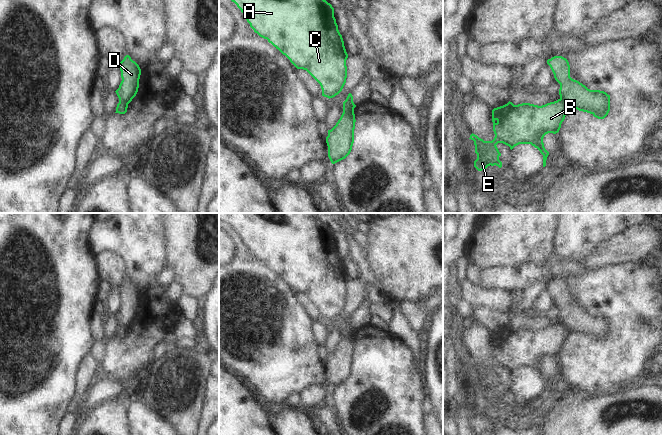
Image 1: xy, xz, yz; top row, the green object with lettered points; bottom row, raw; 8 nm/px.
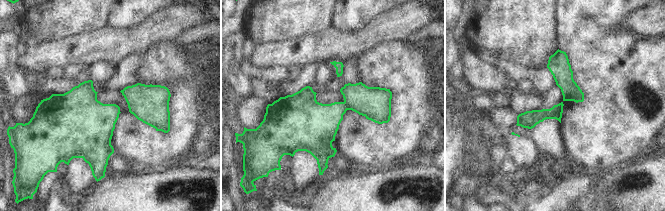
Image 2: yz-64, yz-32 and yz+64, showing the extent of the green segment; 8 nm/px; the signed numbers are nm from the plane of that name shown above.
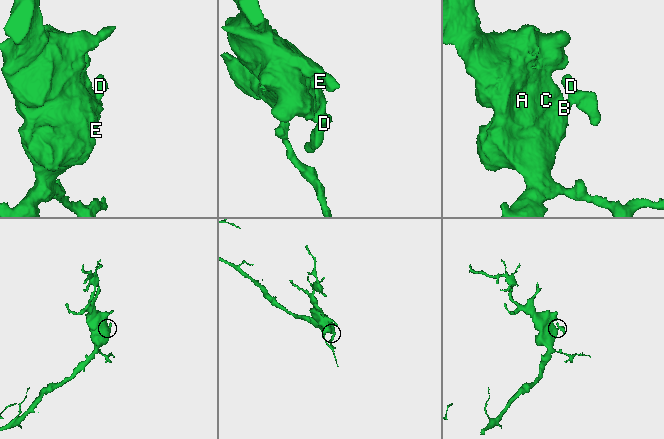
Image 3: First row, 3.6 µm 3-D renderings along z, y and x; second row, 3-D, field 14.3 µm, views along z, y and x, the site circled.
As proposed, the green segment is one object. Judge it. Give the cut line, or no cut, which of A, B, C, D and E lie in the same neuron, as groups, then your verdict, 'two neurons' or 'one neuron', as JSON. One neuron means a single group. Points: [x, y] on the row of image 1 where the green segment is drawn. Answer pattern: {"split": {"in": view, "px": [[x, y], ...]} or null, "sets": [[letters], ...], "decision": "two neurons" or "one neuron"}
{"split": {"in": "yz", "px": [[560, 98], [570, 108]]}, "sets": [["A", "B", "C", "E"], ["D"]], "decision": "two neurons"}

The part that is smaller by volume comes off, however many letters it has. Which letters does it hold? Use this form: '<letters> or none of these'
D

